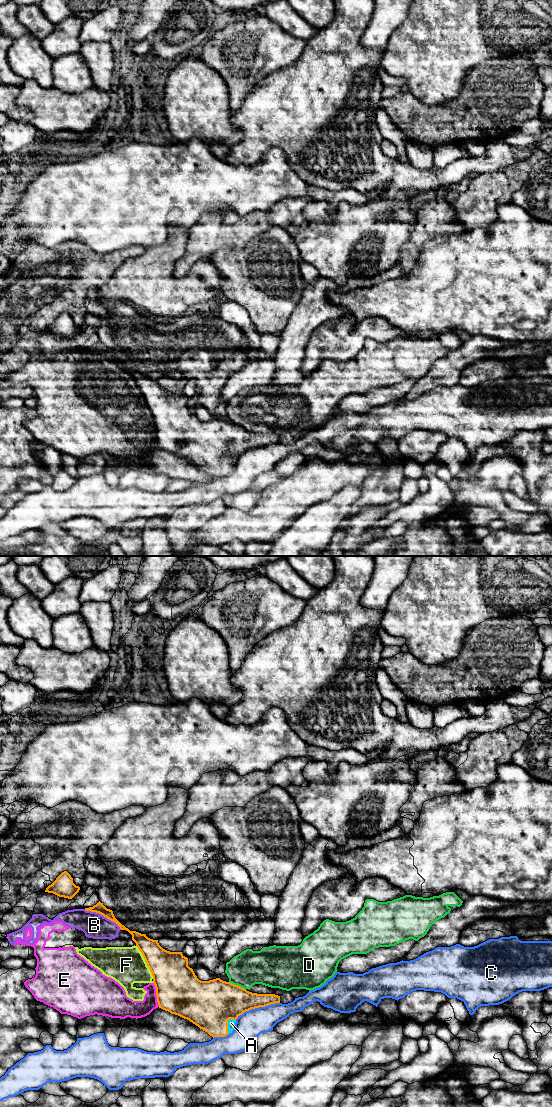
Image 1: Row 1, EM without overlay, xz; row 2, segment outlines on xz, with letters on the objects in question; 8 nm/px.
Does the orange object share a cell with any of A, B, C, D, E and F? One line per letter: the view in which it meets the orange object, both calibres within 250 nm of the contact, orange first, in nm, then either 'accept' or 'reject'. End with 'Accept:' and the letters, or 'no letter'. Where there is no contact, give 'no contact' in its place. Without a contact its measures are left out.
A: xz | 380/60 nm | accept
B: xz | 80/200 nm | reject
C: xz | 280/220 nm | reject
D: xz | 380/280 nm | reject
E: xz | 360/140 nm | reject
F: xz | 320/300 nm | reject
Accept: A

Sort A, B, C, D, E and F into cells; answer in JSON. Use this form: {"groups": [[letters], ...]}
{"groups": [["A"], ["B", "E", "F"], ["C"], ["D"]]}

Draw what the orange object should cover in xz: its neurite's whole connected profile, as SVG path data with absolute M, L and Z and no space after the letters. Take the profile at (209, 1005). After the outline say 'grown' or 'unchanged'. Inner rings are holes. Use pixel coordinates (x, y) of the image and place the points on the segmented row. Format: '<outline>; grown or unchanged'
M100 901L85 910L103 915L115 922L121 930L126 930L132 935L132 940L152 973L159 1008L189 1020L213 1038L225 1037L232 1033L236 1019L244 1012L280 1003L278 995L252 993L220 978L209 981L199 980L193 969L188 966L188 958L182 952L167 951L159 945L158 940L150 939L146 934L130 931L115 918L113 911L107 909Z; grown

